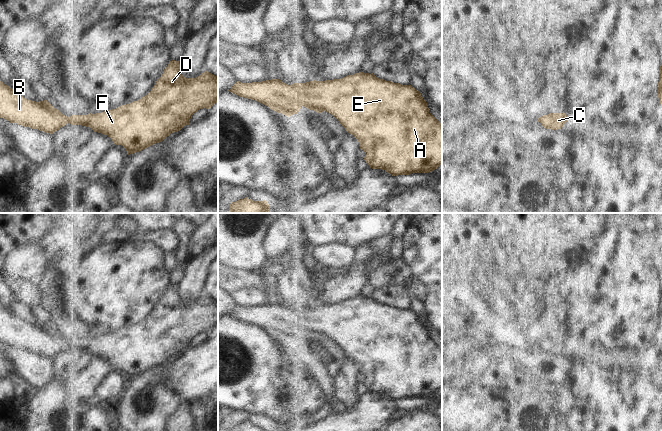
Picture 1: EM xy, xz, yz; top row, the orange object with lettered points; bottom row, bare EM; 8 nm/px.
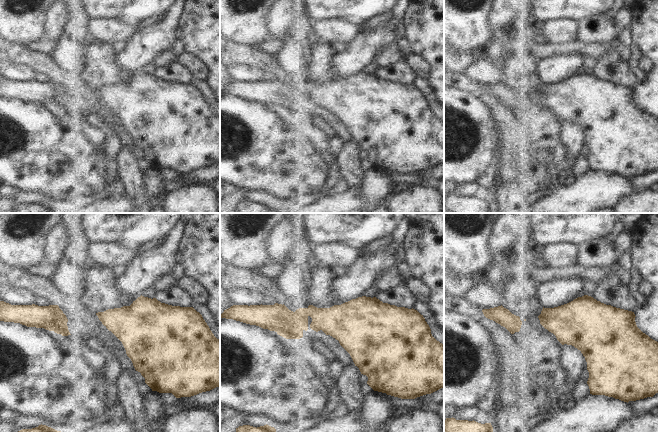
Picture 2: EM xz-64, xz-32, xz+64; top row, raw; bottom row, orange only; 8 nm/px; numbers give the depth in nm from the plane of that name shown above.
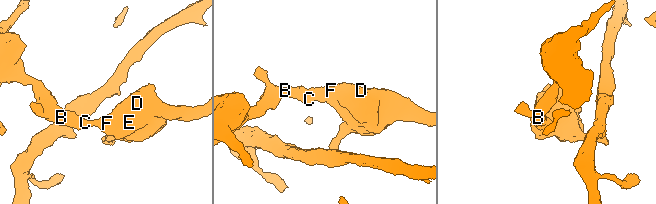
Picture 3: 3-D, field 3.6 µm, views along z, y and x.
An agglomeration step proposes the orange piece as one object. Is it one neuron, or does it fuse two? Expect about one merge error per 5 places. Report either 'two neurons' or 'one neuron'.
one neuron

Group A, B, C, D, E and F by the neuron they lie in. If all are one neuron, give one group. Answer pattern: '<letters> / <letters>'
A B C D E F

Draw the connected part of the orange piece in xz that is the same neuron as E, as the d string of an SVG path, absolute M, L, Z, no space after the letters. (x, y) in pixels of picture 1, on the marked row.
M355 73L342 79L310 81L287 85L280 79L242 83L237 81L229 92L258 101L287 117L297 114L301 107L333 115L345 130L359 142L365 152L364 160L372 169L382 169L392 176L430 173L442 164L442 124L429 112L421 93L411 85L402 85L376 77L373 73Z

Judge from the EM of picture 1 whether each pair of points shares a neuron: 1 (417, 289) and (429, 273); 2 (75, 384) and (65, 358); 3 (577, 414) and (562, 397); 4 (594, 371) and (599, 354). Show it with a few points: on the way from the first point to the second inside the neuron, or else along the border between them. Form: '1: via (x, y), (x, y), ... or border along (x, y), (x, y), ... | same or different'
1: border along (414, 278), (428, 288), (428, 296), (424, 302) | different
2: border along (92, 361), (81, 373), (72, 374), (63, 382) | different
3: border along (571, 398), (566, 411), (557, 410) | different
4: border along (575, 352), (616, 364), (620, 367) | different

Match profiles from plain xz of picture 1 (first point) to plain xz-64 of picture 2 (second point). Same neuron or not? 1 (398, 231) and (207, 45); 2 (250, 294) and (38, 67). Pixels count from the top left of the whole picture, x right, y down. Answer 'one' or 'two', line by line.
1: two
2: two

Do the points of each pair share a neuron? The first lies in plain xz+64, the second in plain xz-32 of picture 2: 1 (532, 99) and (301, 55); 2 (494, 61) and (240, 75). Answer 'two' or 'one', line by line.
1: one
2: one

